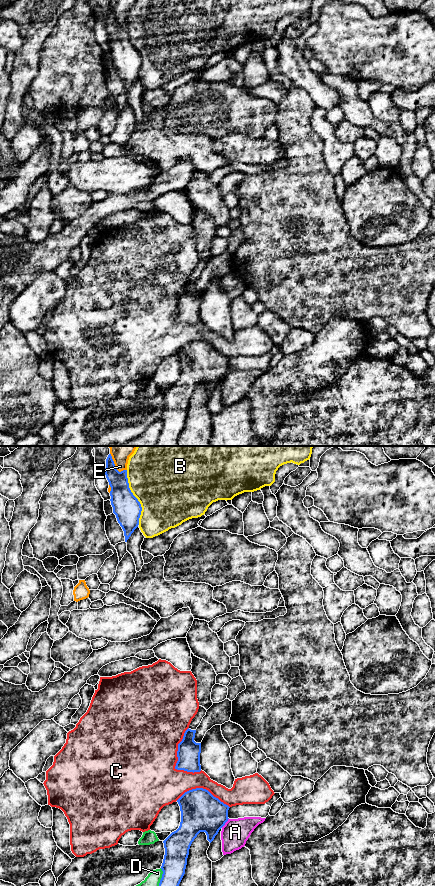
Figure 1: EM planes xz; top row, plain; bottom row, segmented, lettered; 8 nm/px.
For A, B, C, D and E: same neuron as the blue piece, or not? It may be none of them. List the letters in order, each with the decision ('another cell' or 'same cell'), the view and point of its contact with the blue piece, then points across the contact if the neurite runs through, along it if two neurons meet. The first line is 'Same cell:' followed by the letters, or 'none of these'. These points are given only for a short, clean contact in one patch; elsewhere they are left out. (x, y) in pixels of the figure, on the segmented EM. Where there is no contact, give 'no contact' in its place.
Same cell: none of these
A: another cell; contact xz (225, 822)
B: another cell; contact xz (135, 497)
C: another cell; contact xz (178, 759)
D: another cell; contact xz (162, 877)
E: another cell; contact xz (115, 466)

